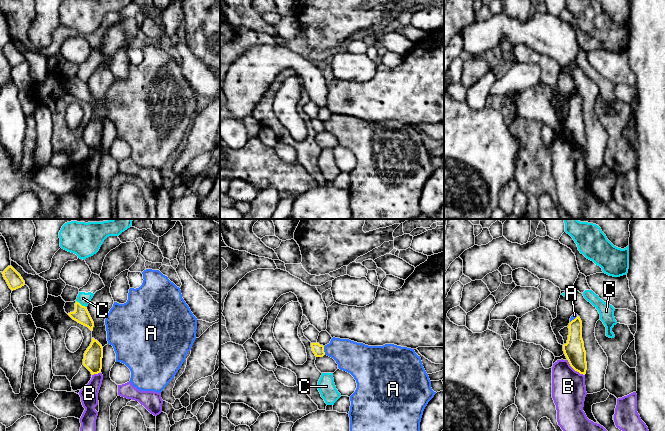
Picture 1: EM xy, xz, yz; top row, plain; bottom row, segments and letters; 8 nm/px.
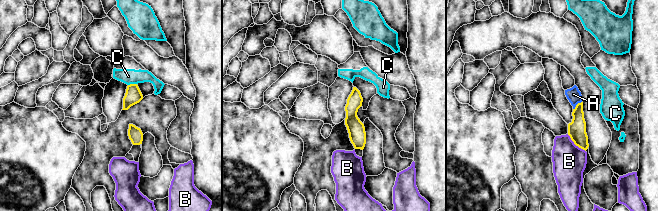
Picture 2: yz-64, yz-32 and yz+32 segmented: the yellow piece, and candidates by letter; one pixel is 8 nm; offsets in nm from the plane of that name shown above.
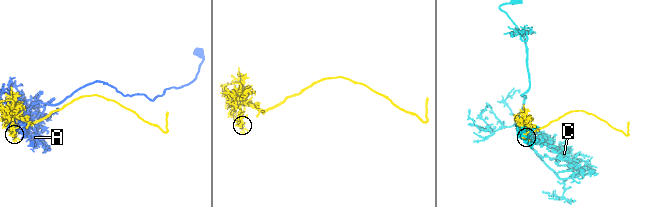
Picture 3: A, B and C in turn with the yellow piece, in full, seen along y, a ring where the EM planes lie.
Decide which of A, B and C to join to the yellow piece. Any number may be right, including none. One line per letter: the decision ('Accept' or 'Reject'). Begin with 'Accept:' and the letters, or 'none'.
Accept: none
A: Reject
B: Reject
C: Reject

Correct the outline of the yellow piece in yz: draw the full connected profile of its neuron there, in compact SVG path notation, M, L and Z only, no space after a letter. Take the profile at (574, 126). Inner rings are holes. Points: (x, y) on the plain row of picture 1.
M577 93L569 99L567 119L563 121L564 130L570 142L580 150L585 151L587 146L586 127L582 115L582 97Z

